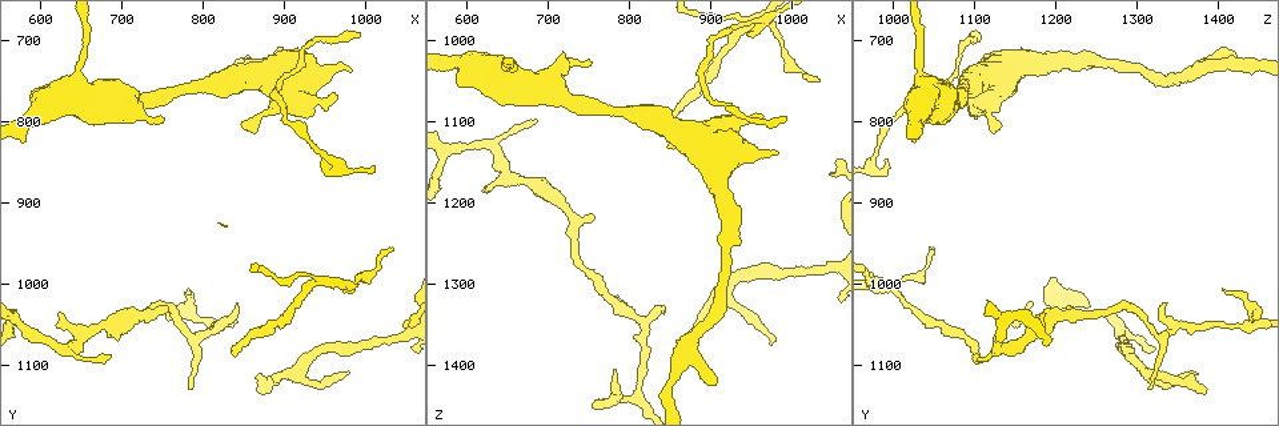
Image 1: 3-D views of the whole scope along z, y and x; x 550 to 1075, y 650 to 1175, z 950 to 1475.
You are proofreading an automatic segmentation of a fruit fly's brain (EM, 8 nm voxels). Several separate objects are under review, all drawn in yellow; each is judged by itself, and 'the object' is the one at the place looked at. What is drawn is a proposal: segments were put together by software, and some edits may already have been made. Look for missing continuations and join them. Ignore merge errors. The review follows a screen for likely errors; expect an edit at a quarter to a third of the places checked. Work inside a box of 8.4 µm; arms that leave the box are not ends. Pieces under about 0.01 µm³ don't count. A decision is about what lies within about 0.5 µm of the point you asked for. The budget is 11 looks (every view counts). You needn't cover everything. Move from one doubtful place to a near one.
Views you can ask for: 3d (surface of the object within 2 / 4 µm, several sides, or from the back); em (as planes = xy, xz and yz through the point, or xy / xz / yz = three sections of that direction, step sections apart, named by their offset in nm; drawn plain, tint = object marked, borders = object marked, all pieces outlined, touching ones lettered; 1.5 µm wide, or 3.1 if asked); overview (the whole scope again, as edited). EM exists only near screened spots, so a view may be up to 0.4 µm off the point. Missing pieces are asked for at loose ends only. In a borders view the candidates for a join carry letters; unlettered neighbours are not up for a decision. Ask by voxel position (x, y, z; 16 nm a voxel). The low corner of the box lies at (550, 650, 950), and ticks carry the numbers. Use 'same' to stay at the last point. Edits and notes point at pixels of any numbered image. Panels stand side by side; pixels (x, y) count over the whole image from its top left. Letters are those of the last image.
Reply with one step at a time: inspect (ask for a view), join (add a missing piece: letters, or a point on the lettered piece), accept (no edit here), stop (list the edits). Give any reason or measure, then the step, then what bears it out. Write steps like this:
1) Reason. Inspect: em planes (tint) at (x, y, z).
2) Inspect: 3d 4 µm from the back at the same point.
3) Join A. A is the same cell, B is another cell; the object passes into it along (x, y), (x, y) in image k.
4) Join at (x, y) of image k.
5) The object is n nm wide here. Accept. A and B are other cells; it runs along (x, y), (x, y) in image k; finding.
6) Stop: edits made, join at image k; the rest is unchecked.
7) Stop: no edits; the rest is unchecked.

Thin end. Inspect: 3d 4 µm at (975, 1110, 1375).

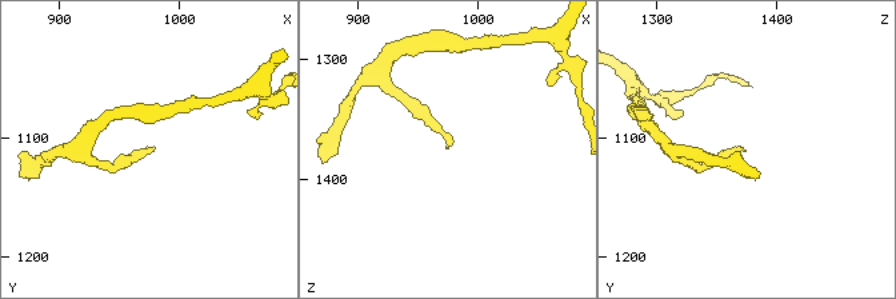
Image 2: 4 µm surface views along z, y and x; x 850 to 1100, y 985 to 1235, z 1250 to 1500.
Shape alone is not enough. Inspect: em xz step 4 (tint) at (976, 1112, 1376).

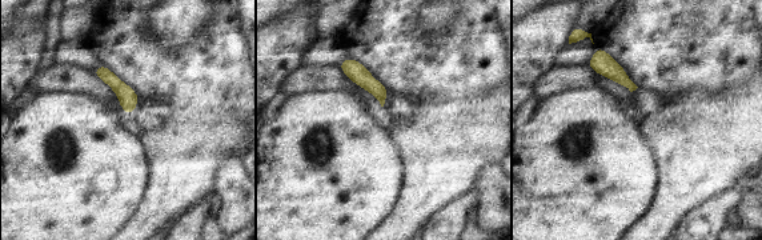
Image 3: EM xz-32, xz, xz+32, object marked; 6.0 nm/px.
Cut it another way. Inspect: em planes (borders) at the same point.

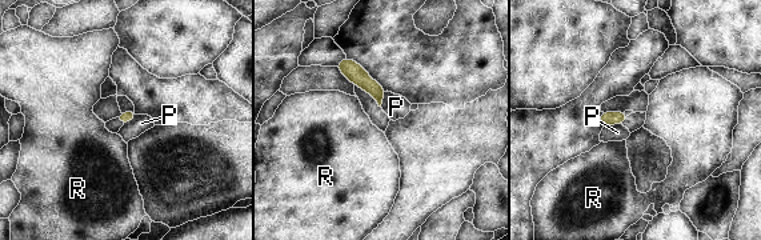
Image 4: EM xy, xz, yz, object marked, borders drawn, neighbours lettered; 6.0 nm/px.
Join P. P is the same cell, R is another cell; the object passes into it along (607, 118), (611, 124), (617, 132) in image 4; it goes on there.

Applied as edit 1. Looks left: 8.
Inspect: em planes (borders) at (840, 1085, 1105).

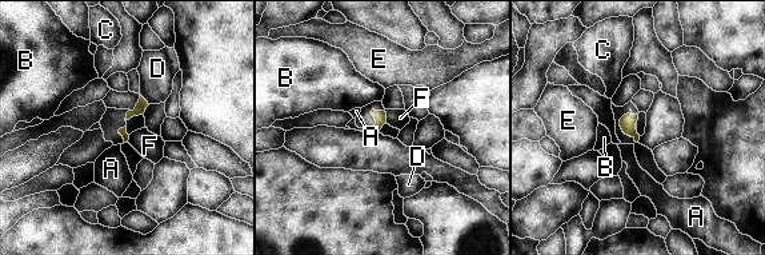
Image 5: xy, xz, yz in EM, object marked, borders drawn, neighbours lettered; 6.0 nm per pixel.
Accept. A, B, C, D, E and F are other cells; none of them fits.

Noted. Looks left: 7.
Thin end. Inspect: em xy step 8 (tint) at (1035, 960, 1050).

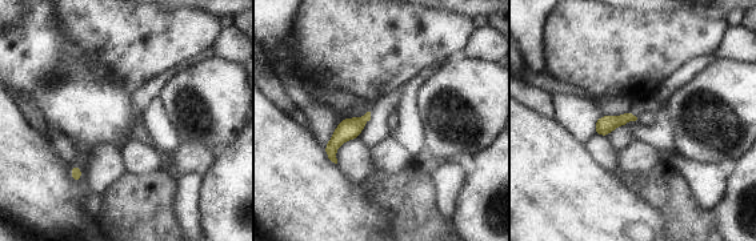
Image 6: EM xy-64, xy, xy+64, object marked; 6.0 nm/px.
Another direction. Inspect: em planes (borders) at the same point.

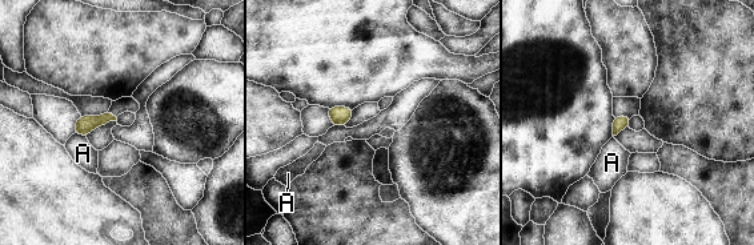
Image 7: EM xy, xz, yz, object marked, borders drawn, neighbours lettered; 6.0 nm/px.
The longest contact is with A, 80 nm. Accept. A is another cell; none of them fits.

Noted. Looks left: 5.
Inspect: 3d 2 µm at (750, 795, 1030).

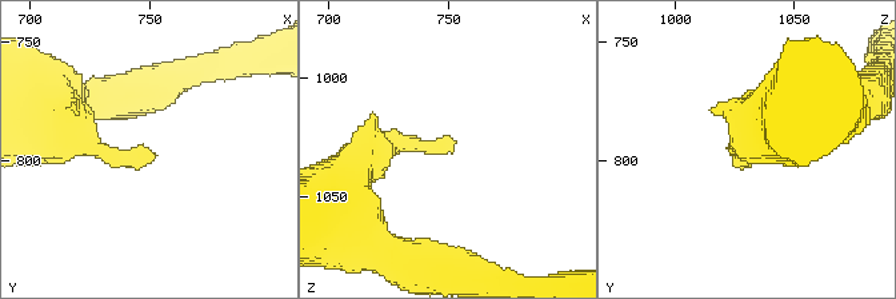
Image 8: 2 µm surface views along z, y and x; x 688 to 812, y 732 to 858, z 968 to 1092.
Inspect: em yz step 8 (tint) at (752, 796, 1029).

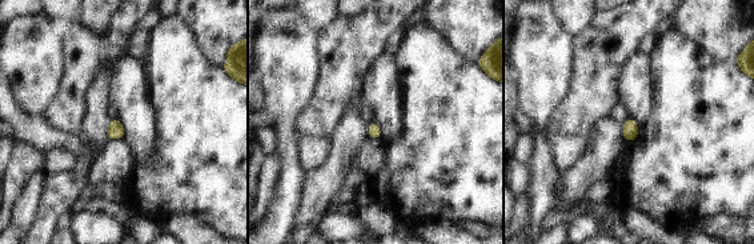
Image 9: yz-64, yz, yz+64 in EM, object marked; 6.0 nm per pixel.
Inspect: em planes (borders) at the same point.

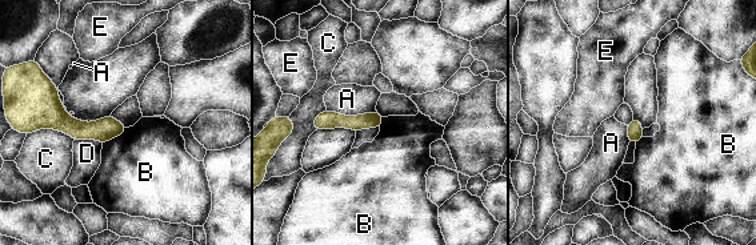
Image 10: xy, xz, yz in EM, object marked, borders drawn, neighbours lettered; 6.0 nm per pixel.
Accept. A, B, C, D and E are other cells; no lettered piece goes on from it.

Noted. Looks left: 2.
Stop: edits made, join at image 4; the rest is unchecked.

